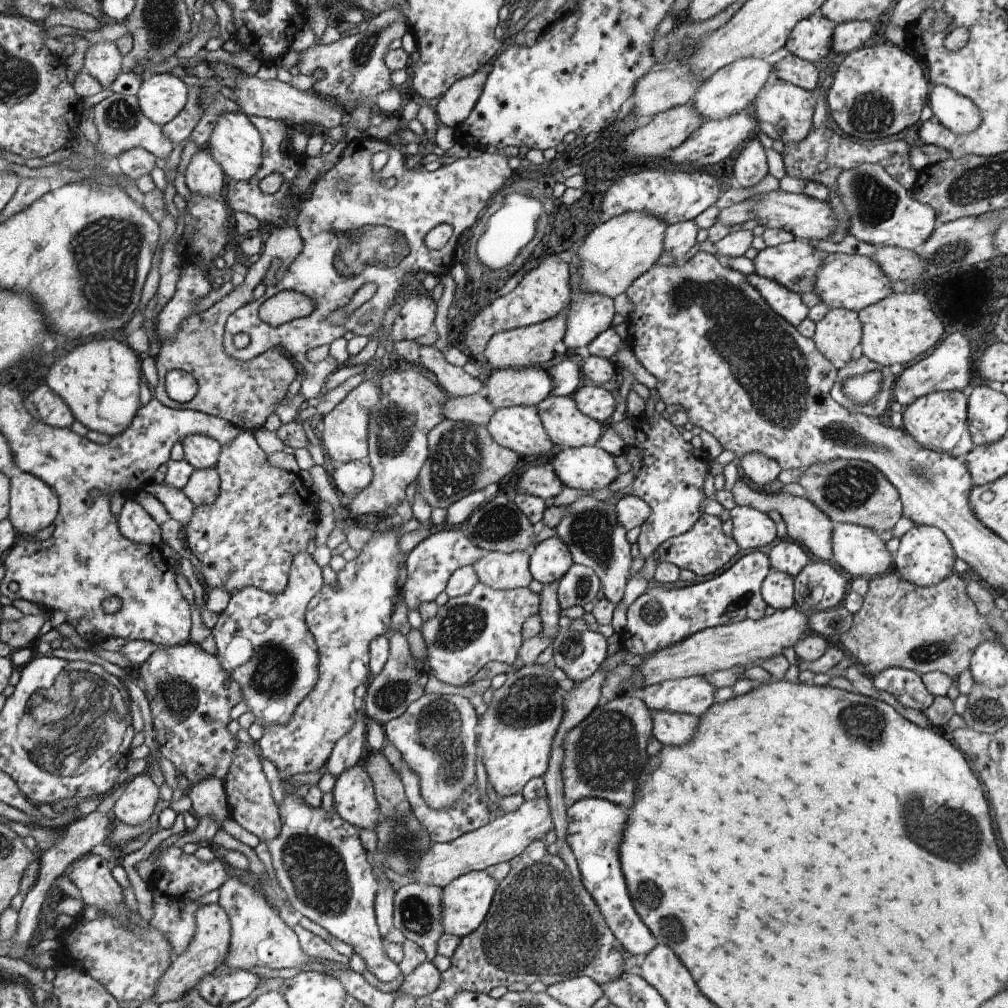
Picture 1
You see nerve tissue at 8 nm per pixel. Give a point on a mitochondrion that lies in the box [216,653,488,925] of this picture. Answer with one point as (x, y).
(313, 868)

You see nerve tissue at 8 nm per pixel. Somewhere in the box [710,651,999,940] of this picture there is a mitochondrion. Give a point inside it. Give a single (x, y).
(951, 835)

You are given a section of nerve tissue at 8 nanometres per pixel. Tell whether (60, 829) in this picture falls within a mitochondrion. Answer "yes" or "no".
no

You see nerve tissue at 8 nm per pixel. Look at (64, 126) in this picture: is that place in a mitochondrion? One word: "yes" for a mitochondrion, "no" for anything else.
no

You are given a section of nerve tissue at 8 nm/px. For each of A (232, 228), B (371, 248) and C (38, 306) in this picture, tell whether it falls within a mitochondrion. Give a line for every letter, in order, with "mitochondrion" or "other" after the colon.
A: other
B: mitochondrion
C: other

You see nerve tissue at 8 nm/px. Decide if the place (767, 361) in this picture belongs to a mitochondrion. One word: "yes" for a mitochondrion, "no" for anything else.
yes

